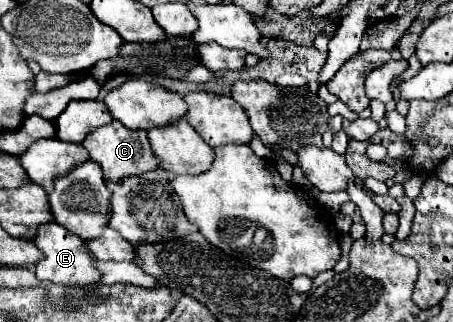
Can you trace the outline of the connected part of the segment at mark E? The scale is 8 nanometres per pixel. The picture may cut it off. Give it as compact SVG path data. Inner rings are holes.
M49 222L49 224L39 226L39 234L37 234L37 238L33 242L45 254L45 258L37 264L37 278L39 280L49 280L53 284L63 284L63 286L99 284L101 272L97 270L97 262L89 254L85 242L81 238L77 238L75 234L67 232L57 222Z

